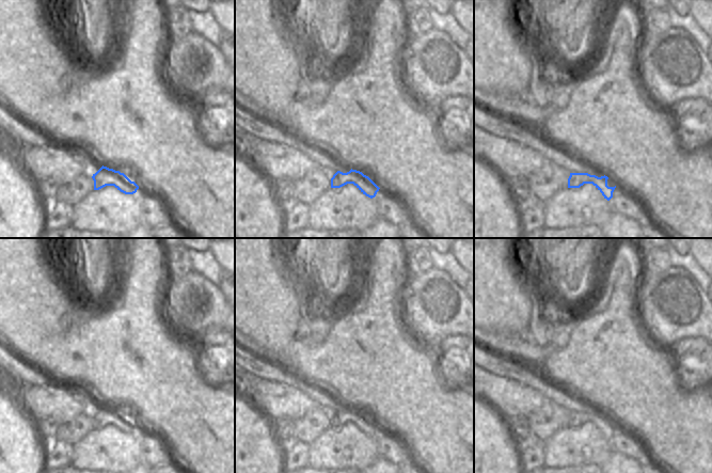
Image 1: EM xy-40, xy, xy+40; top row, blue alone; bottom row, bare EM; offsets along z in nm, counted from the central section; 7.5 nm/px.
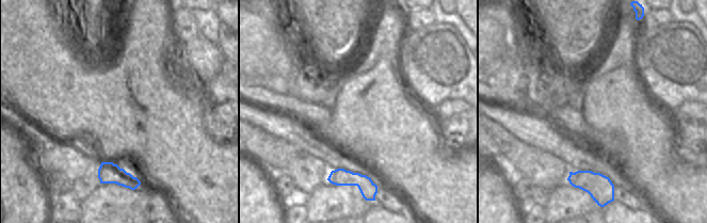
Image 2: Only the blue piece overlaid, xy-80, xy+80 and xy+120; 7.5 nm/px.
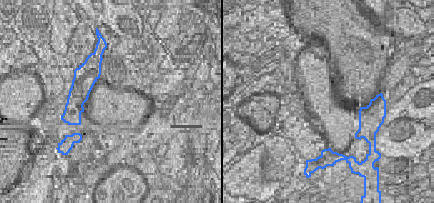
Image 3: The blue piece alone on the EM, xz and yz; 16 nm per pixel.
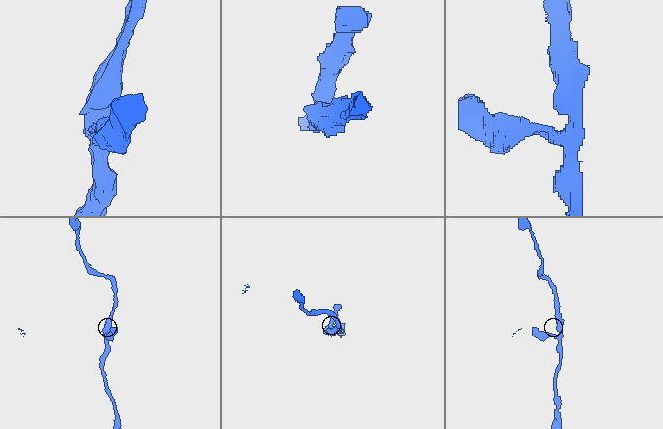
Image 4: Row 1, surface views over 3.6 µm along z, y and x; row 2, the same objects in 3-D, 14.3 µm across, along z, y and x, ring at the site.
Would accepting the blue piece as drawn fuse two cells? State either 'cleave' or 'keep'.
keep

